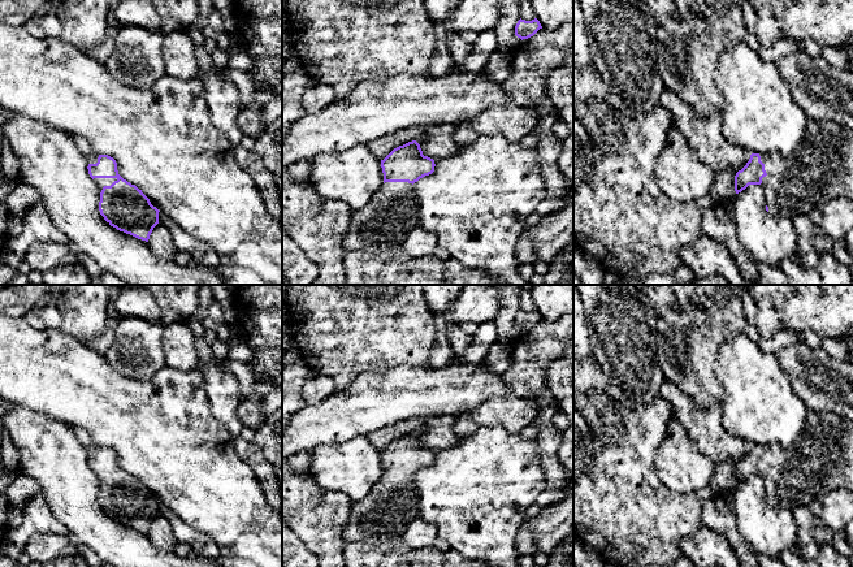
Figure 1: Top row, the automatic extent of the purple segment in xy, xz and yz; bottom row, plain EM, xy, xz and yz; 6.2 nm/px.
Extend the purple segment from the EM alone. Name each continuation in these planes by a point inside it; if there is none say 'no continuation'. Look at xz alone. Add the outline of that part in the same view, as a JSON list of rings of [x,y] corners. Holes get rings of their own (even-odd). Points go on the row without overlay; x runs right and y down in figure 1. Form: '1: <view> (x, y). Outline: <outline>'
1: xz (384, 515). Outline: [[[385,473],[365,498],[352,502],[343,538],[346,542],[391,542],[400,538],[419,516],[413,476]]]

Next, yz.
1: yz (795, 475). Outline: [[[807,410],[805,428],[792,446],[759,446],[767,464],[762,477],[771,506],[793,511],[817,499],[839,459],[843,424],[835,412]]]

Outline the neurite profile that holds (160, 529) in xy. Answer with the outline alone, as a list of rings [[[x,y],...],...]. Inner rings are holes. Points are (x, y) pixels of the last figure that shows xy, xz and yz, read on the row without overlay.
[[[160,511],[150,527],[148,537],[151,538],[153,546],[159,550],[169,553],[176,551],[178,541],[176,540],[168,519],[165,519]]]

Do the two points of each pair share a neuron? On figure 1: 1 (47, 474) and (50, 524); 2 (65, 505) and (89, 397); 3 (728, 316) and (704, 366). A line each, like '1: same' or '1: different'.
1: different
2: different
3: same

